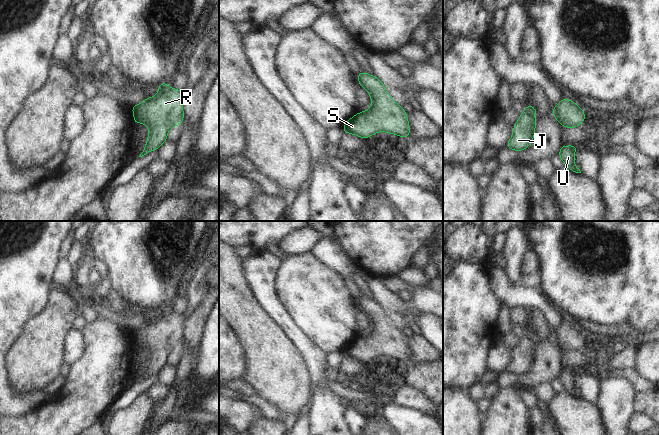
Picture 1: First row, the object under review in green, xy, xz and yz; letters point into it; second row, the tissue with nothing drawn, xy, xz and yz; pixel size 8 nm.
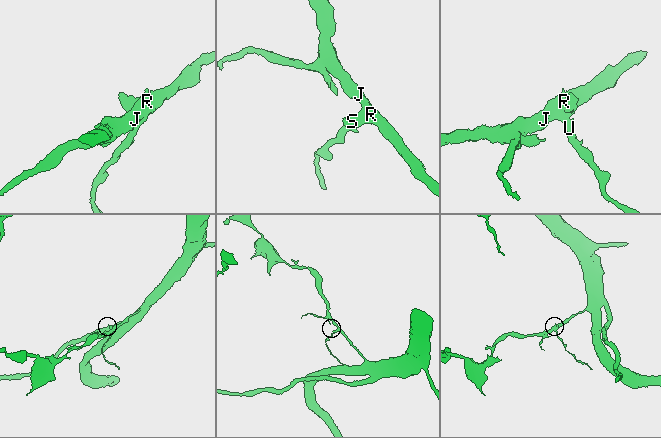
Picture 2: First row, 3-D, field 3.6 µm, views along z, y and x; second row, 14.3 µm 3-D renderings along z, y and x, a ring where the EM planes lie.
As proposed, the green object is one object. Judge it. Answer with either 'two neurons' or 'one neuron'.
one neuron

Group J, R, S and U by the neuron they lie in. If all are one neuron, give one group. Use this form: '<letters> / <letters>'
J R S U

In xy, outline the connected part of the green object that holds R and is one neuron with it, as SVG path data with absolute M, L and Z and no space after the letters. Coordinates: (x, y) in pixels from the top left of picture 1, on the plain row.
M160 306L158 317L154 322L146 321L139 329L130 329L134 337L134 345L149 351L149 359L143 376L139 381L151 374L157 374L167 364L167 357L172 350L182 347L182 314L169 312L167 307Z

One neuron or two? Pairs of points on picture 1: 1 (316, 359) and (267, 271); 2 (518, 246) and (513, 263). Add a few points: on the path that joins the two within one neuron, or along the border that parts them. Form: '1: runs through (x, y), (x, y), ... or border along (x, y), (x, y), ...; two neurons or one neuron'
1: runs through (297, 337), (271, 305), (267, 299), (267, 293); one neuron
2: runs through (514, 250), (514, 259); one neuron

